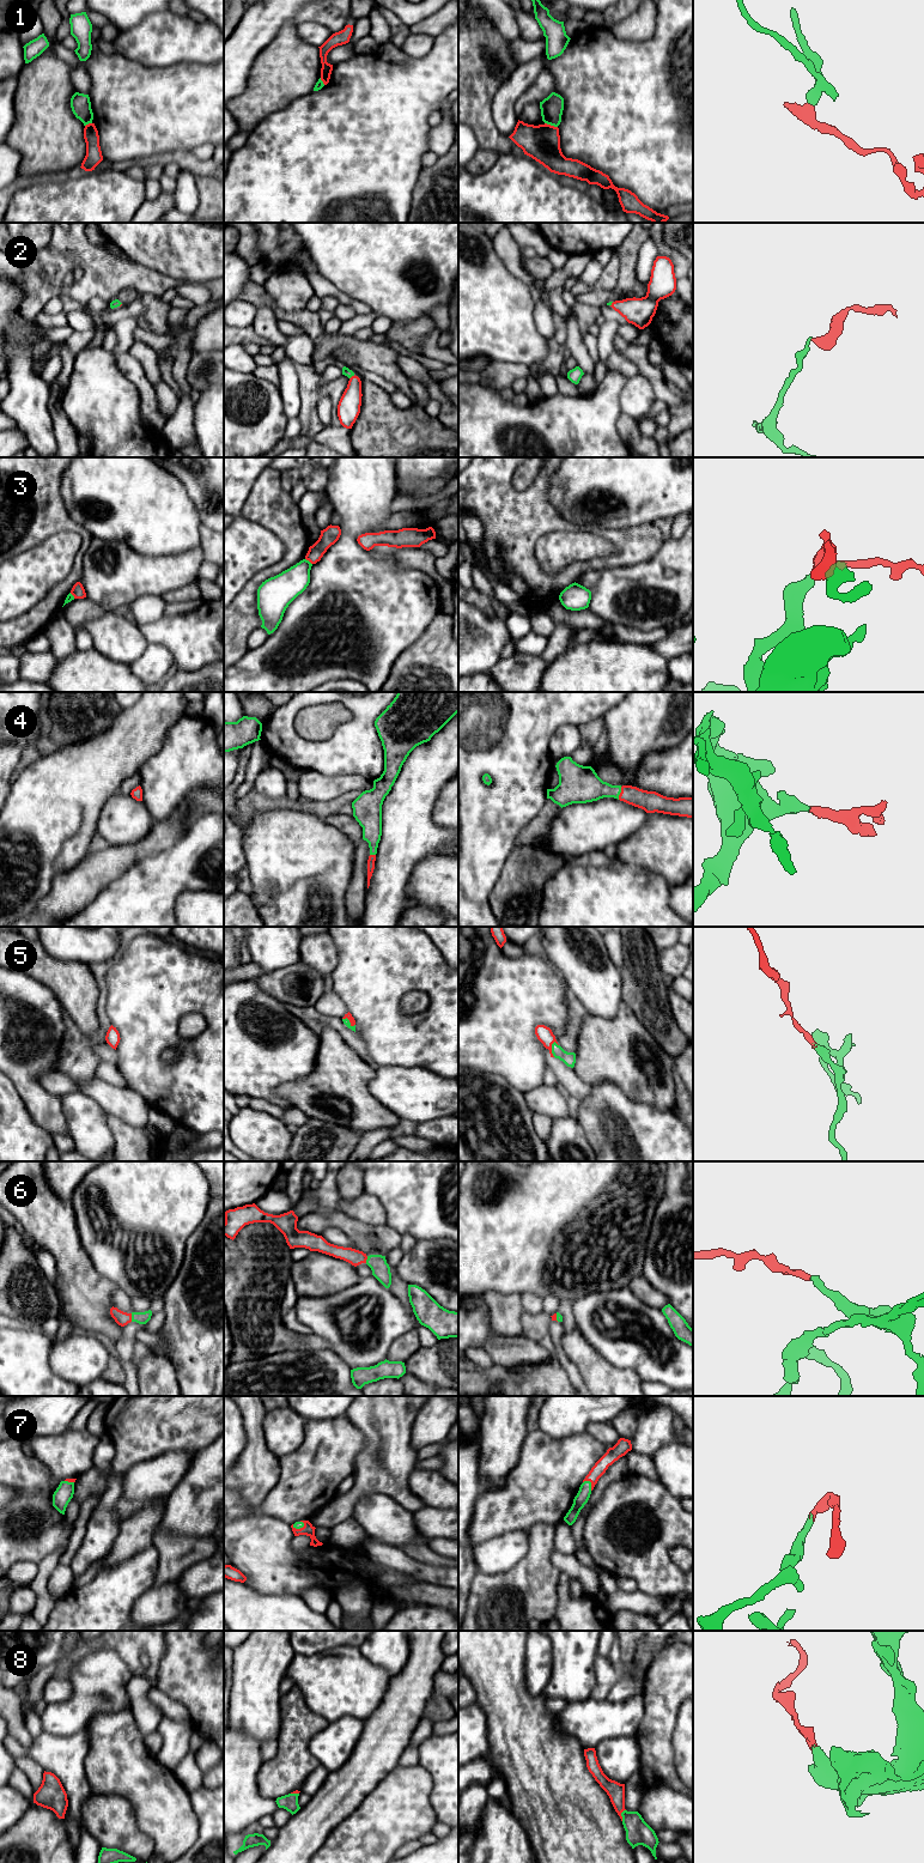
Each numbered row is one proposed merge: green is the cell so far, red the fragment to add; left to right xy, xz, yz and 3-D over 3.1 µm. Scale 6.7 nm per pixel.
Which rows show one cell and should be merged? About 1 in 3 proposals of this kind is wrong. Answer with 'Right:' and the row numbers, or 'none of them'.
Right: 2, 4, 5, 6, 7, 8

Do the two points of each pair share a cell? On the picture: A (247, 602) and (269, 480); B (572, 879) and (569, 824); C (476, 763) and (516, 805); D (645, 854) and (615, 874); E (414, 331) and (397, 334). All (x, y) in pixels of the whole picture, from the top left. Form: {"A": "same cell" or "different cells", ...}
{"A": "same cell", "B": "different cells", "C": "same cell", "D": "different cells", "E": "same cell"}

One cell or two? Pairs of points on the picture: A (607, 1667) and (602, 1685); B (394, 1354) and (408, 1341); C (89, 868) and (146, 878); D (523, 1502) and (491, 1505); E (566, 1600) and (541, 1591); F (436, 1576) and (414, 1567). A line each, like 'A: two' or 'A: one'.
A: one
B: one
C: two
D: one
E: two
F: one

